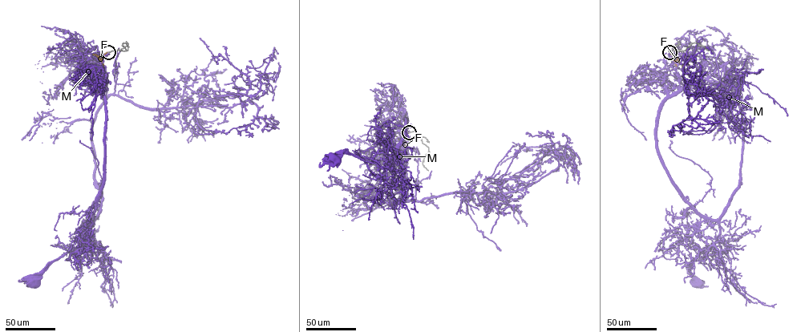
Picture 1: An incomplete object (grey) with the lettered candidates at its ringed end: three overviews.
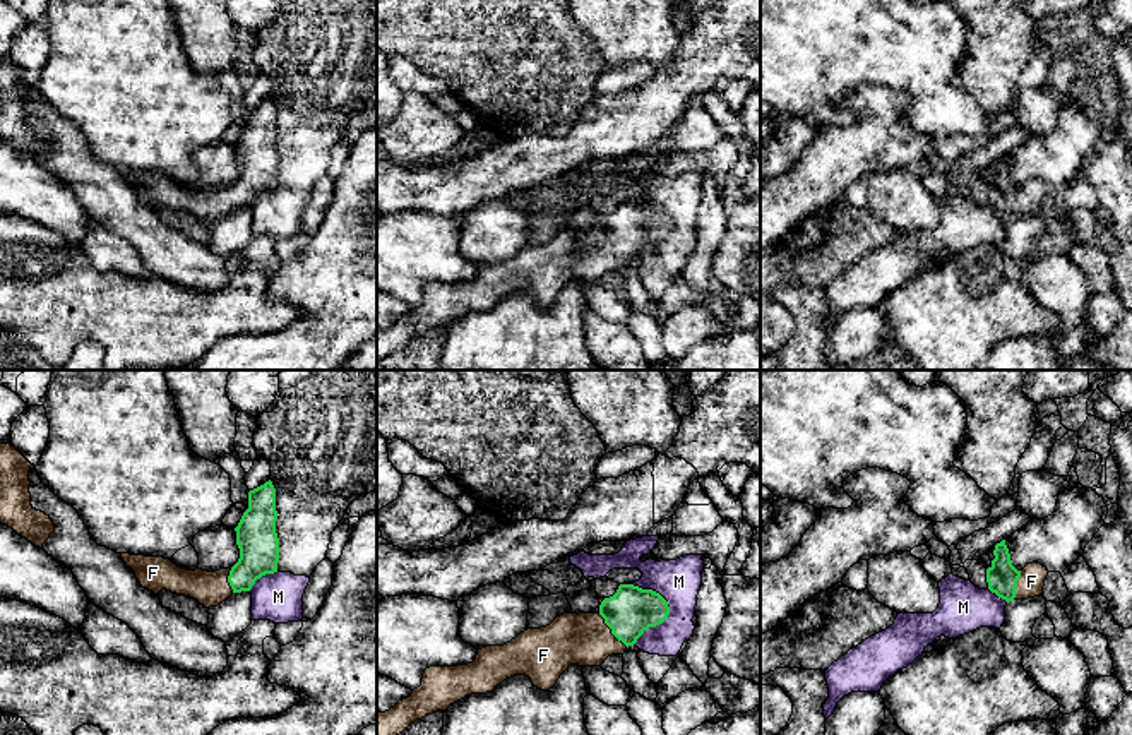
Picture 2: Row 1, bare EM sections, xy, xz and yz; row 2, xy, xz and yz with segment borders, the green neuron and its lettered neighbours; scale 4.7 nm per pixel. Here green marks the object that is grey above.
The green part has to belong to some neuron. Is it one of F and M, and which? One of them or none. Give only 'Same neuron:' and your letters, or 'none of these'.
Same neuron: F

